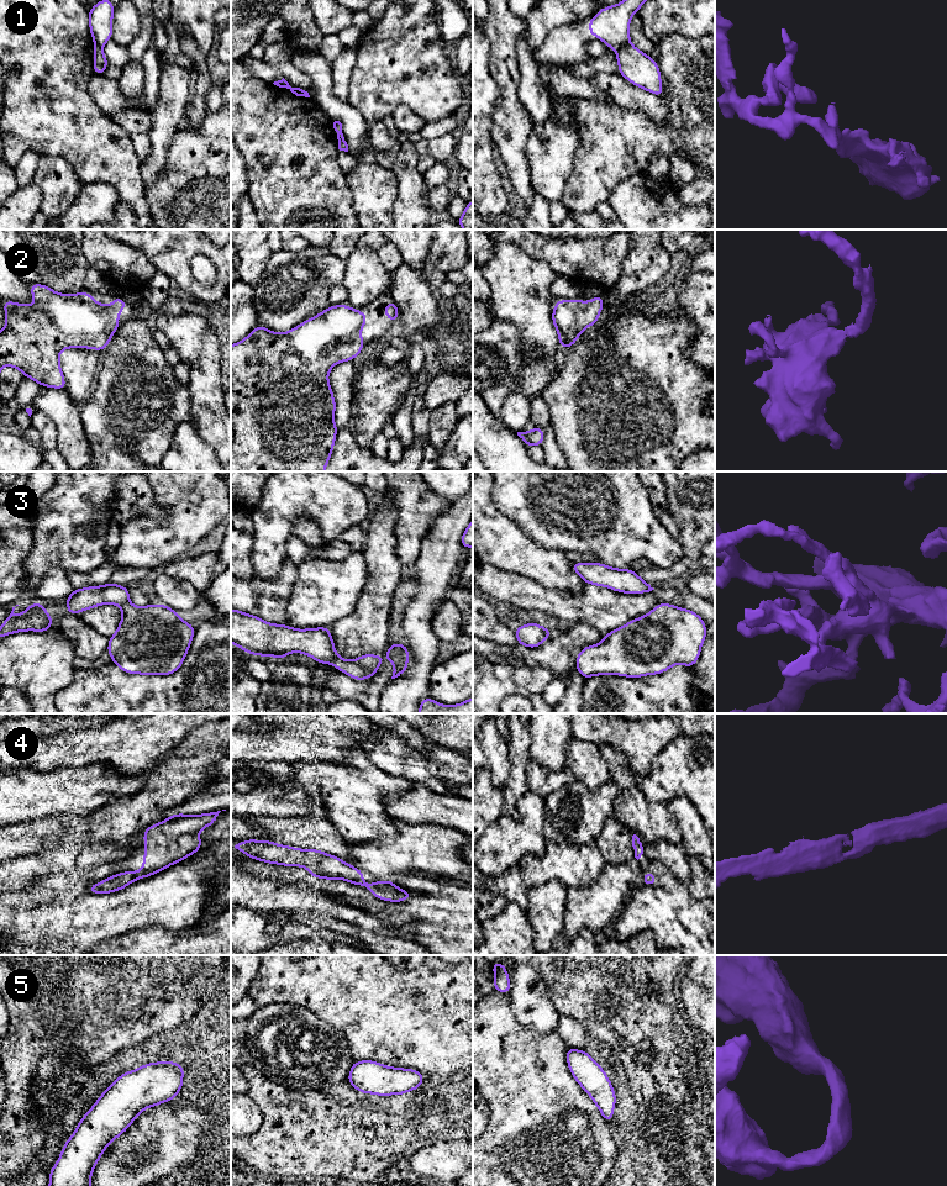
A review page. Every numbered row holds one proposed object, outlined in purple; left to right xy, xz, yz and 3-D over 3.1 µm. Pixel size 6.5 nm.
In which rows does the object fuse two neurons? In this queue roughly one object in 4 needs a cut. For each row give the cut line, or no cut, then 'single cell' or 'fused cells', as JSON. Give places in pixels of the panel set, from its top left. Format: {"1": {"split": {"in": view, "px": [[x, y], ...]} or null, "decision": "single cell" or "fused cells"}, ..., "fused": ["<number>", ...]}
{"1": {"split": {"in": "yz", "px": [[629, 42], [617, 51]]}, "decision": "fused cells"}, "2": {"split": null, "decision": "single cell"}, "3": {"split": null, "decision": "single cell"}, "4": {"split": null, "decision": "single cell"}, "5": {"split": null, "decision": "single cell"}, "fused": ["1"]}

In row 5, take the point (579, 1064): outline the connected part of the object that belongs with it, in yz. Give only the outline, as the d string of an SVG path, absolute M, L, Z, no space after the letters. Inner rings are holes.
M568 1048L565 1058L575 1081L589 1093L604 1119L611 1123L616 1096L606 1072L585 1050Z

